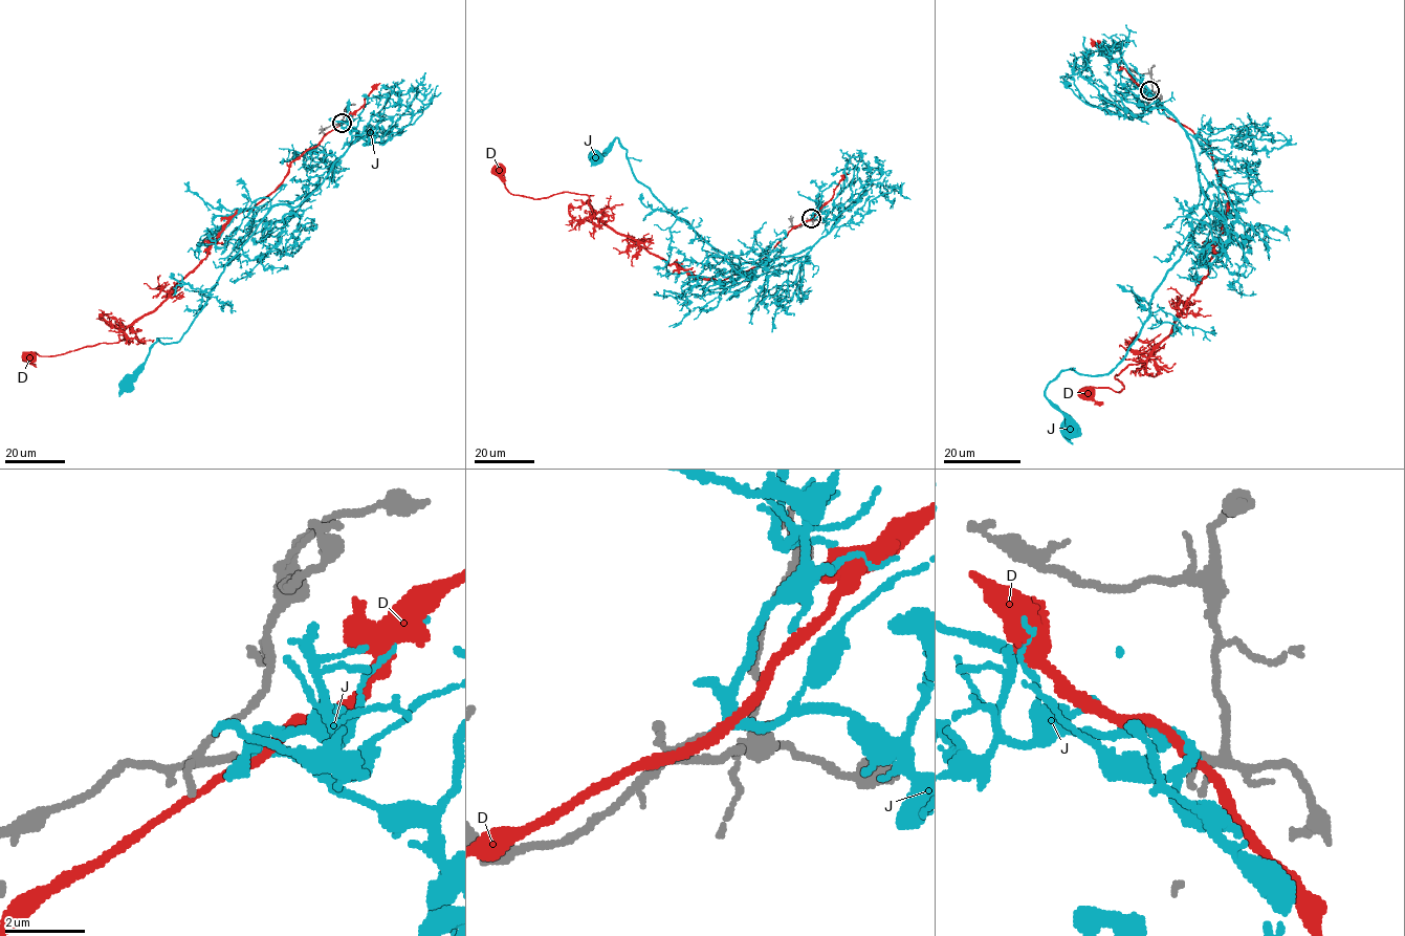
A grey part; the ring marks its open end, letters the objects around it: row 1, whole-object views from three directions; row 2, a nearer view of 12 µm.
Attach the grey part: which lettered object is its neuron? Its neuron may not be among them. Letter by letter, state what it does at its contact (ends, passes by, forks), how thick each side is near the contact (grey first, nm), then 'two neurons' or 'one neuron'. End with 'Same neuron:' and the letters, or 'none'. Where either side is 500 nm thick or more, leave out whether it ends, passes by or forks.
D: it passes by | 140/220 nm | two neurons
J: it passes by | 120/200 nm | one neuron
Same neuron: J

